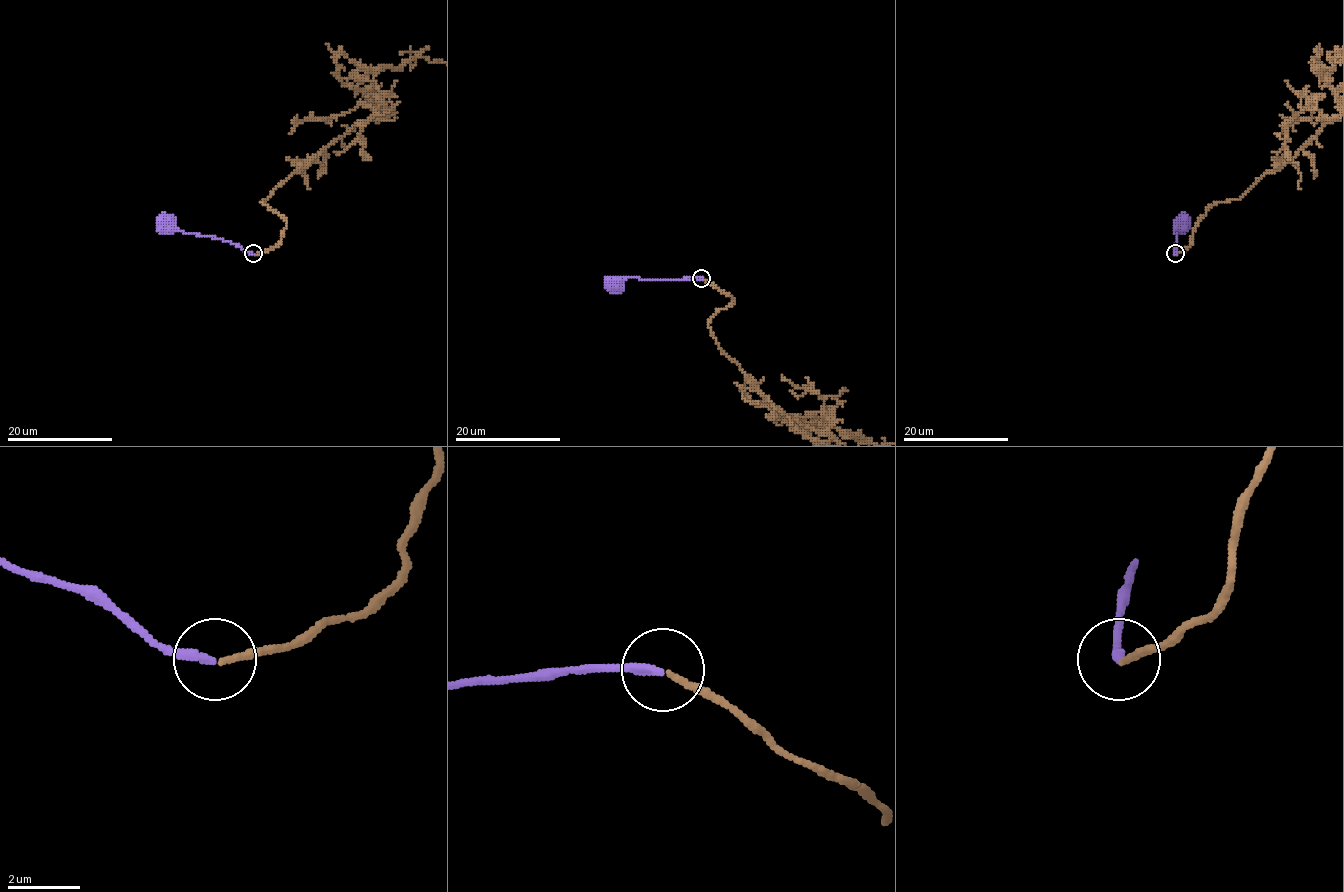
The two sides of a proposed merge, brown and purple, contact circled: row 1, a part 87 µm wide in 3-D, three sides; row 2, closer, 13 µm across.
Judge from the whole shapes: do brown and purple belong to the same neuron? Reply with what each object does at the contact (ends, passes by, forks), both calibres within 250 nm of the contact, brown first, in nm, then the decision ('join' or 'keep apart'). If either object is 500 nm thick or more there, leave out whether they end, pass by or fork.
brown ends there; purple ends there; 170 nm thick on the brown side, 240 nm on the other; join

